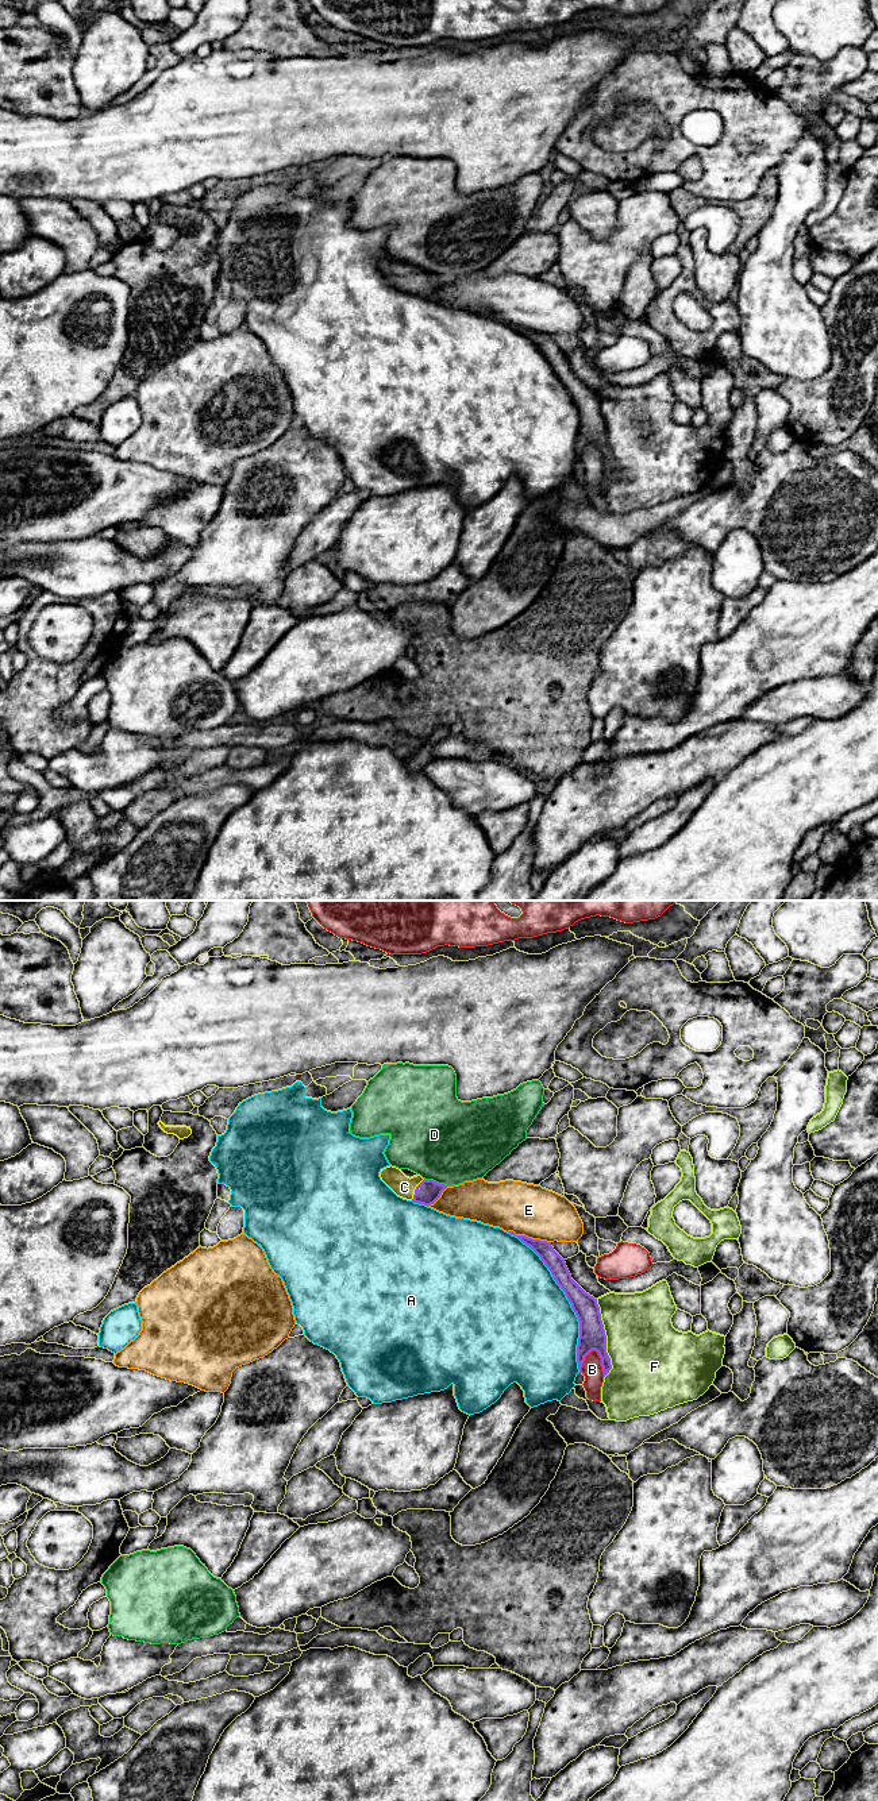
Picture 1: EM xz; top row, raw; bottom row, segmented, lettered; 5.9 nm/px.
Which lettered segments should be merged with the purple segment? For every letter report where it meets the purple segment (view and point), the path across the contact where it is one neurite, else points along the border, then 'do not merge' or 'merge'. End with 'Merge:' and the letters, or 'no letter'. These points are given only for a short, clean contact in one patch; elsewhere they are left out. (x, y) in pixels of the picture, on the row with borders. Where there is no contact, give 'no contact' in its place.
A: meets purple in xz at (567, 1299); do not merge
B: meets purple in xz at (601, 1362); do not merge
C: meets purple in xz at (415, 1190); runs through xz (427, 1192), (415, 1190), (404, 1187); merge
D: meets purple in xz at (435, 1181); do not merge
E: meets purple in xz at (527, 1237); do not merge
F: meets purple in xz at (605, 1338); do not merge
Merge: C

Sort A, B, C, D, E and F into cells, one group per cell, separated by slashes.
A / B / C / D / E / F

